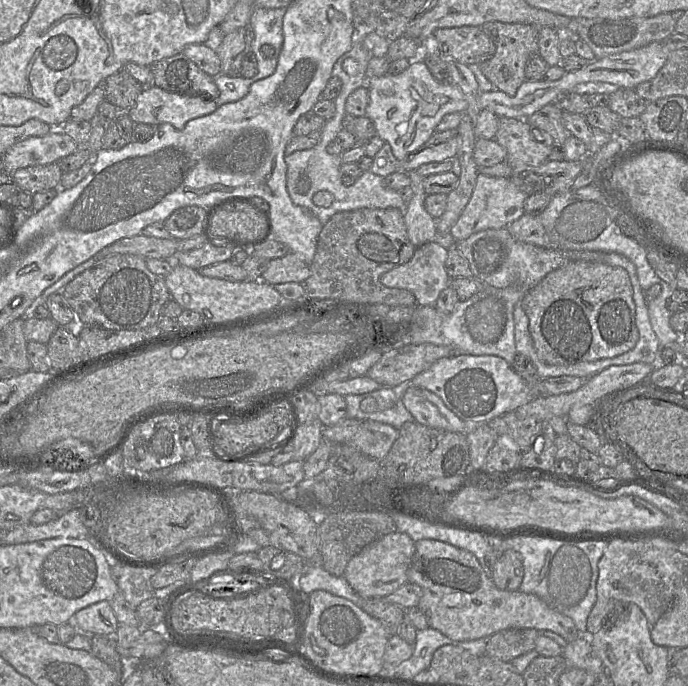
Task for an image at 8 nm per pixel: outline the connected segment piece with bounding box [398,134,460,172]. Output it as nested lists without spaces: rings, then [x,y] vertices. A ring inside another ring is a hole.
[[[455,135],[446,142],[439,144],[428,144],[427,142],[417,150],[409,154],[399,162],[399,170],[403,172],[416,171],[424,164],[431,162],[443,162],[454,158],[460,145],[459,135]]]

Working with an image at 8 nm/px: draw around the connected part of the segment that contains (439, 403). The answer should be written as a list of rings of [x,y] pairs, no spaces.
[[[408,383],[401,400],[416,422],[431,428],[468,434],[468,426],[434,393]]]

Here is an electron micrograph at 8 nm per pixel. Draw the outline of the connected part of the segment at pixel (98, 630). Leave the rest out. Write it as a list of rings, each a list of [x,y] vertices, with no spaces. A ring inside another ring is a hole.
[[[99,601],[75,613],[82,631],[88,635],[109,635],[115,633],[119,622],[109,601]]]

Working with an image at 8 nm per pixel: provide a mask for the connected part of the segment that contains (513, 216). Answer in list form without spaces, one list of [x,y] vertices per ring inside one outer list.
[[[479,173],[468,204],[450,230],[453,239],[457,242],[480,231],[507,227],[525,214],[524,203],[527,197],[528,195],[521,191],[510,178]]]

